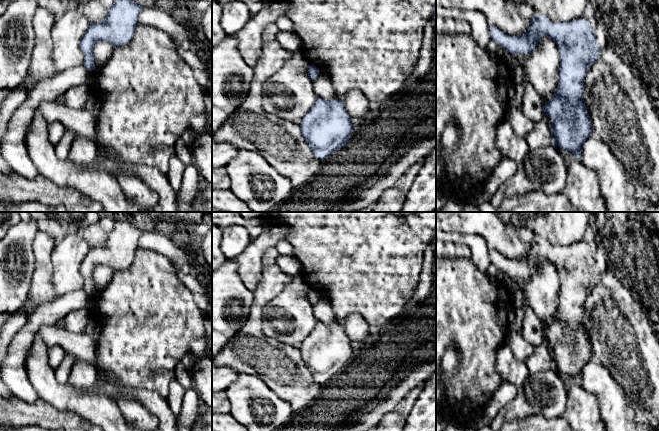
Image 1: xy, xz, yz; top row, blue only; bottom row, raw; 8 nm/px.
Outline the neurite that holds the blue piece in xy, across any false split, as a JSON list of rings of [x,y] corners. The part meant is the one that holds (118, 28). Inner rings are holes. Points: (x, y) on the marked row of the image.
[[[114,0],[104,21],[90,23],[80,41],[84,67],[88,71],[95,68],[93,48],[97,42],[106,41],[119,47],[132,39],[142,8],[134,0]]]

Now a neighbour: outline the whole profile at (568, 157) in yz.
[[[554,144],[554,146],[561,153],[561,156],[562,156],[564,162],[565,162],[565,167],[567,168],[567,171],[568,171],[573,160],[576,159],[576,156],[572,152],[560,149],[556,144]]]

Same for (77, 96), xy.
[[[85,84],[73,86],[64,94],[64,105],[74,108],[85,107],[90,95],[91,93]]]

